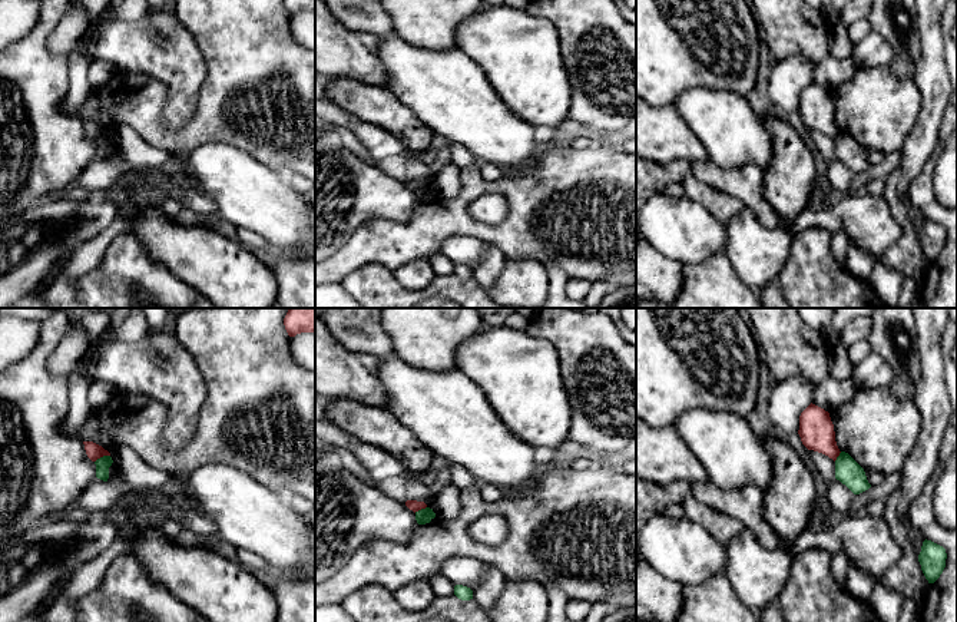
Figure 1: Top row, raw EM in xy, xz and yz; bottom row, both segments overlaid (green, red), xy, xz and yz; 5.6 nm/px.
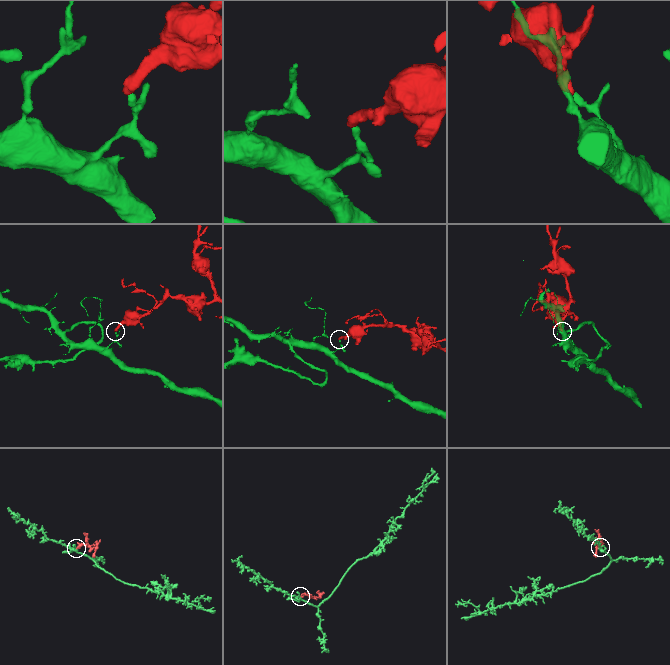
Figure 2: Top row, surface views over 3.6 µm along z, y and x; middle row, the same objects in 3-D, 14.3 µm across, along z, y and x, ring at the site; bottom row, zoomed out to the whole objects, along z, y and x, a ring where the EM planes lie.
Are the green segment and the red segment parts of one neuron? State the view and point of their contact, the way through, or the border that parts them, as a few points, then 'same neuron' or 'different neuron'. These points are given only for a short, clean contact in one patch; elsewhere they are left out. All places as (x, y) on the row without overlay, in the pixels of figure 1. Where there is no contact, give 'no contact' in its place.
meets green in xy at (103, 135); border along xy (109, 134), (103, 134), (95, 141); different neuron

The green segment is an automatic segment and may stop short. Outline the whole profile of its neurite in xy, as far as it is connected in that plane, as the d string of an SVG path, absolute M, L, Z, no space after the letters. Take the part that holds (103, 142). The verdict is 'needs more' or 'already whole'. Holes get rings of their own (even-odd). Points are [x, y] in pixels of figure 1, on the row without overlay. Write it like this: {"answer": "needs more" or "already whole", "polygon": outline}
{"answer": "already whole", "polygon": "M103 135L95 140L96 143L96 156L107 161L109 158L109 146L112 145L113 139L110 135Z"}

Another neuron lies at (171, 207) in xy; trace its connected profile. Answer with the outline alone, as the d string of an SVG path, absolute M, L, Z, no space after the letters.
M169 198L159 205L159 209L163 211L169 216L178 215L183 208L185 205L173 198Z

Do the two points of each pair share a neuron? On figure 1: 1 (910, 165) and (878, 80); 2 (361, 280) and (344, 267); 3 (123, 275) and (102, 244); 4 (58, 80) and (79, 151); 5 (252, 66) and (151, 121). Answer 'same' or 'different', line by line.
1: different
2: different
3: different
4: same
5: same

